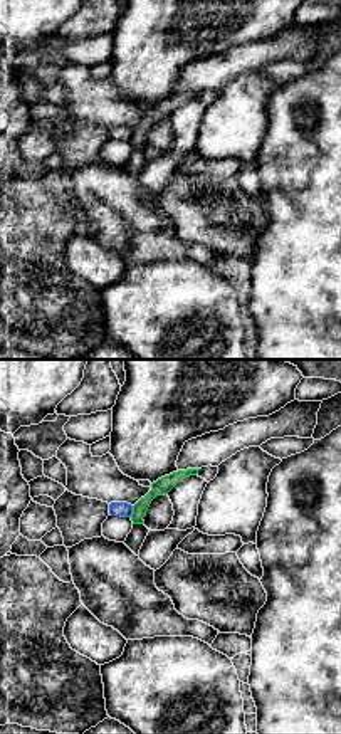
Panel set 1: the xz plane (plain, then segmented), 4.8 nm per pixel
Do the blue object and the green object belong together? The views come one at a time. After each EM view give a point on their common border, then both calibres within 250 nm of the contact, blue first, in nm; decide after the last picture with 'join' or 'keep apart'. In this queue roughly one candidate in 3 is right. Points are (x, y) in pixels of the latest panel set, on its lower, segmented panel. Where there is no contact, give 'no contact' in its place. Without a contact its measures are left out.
meets blue at (131, 511); 70 nm thick on the blue side, 80 nm on the other

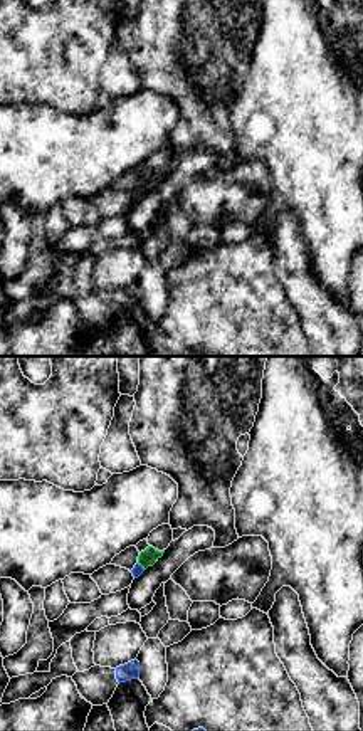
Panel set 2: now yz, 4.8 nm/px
meets blue at (142, 567); 50 nm thick on the blue side, 80 nm on the other

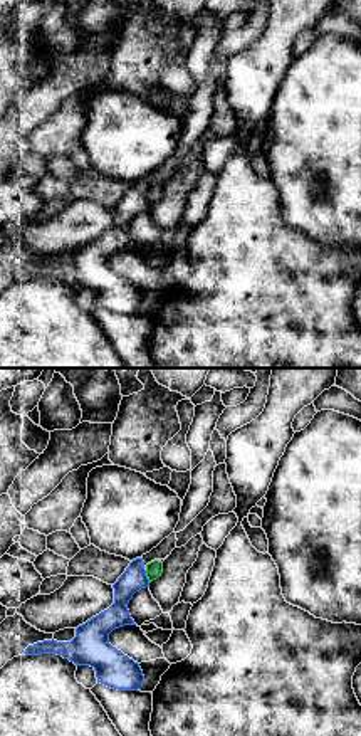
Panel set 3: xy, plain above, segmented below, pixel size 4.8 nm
meets blue at (146, 577); 120 nm thick on the blue side, 80 nm on the other

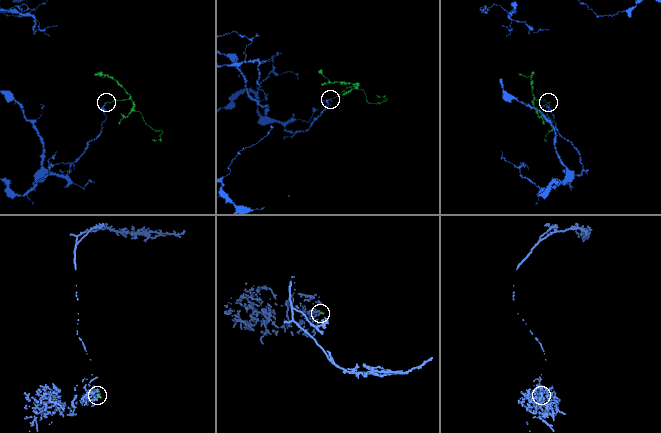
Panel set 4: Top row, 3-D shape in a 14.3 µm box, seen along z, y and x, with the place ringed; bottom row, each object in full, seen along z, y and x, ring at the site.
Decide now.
keep apart

